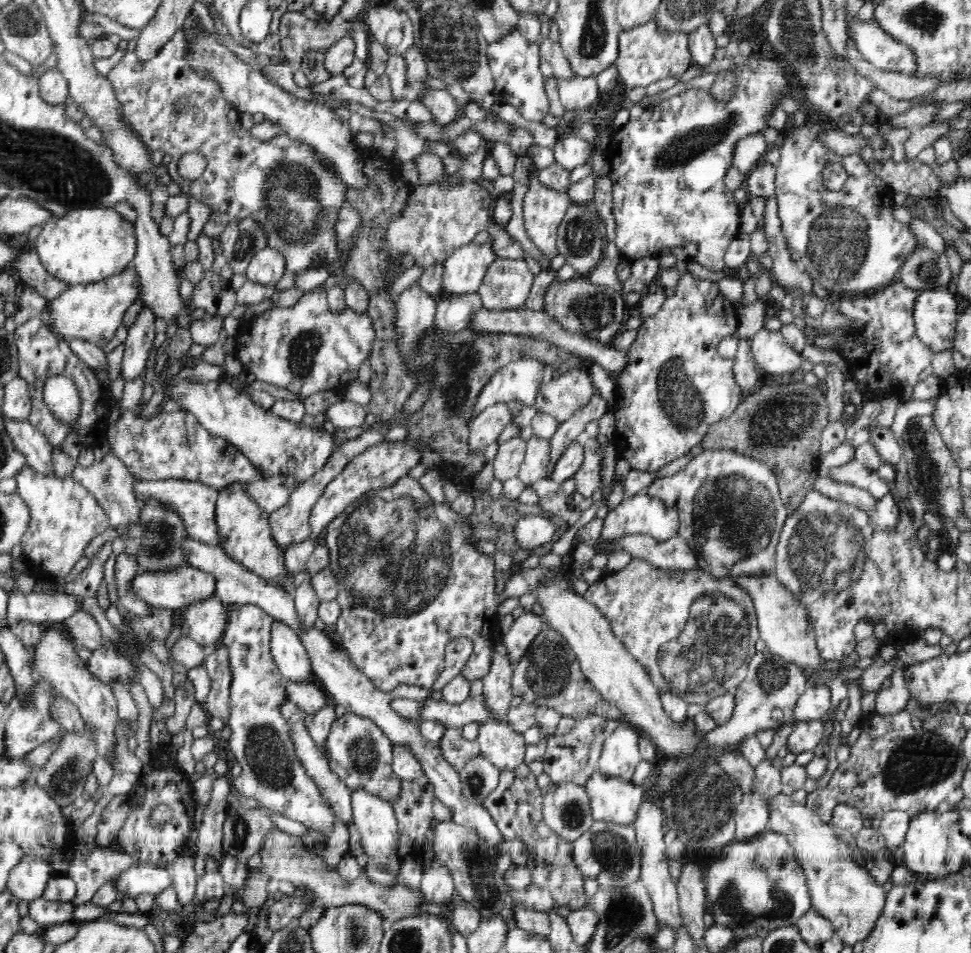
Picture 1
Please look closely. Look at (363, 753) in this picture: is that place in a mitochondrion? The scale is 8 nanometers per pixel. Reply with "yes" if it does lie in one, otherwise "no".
yes

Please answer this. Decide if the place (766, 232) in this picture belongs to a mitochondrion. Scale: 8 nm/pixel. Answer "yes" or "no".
no

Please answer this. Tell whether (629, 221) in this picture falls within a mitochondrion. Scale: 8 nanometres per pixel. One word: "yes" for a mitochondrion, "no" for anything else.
no

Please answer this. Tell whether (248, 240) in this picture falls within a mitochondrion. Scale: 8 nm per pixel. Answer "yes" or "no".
yes

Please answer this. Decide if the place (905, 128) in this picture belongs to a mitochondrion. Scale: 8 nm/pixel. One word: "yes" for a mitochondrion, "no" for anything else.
no

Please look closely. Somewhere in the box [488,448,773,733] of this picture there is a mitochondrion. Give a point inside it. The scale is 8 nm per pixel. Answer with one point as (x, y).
(700, 647)

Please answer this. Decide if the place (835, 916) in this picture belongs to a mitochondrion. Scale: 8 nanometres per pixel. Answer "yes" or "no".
no

